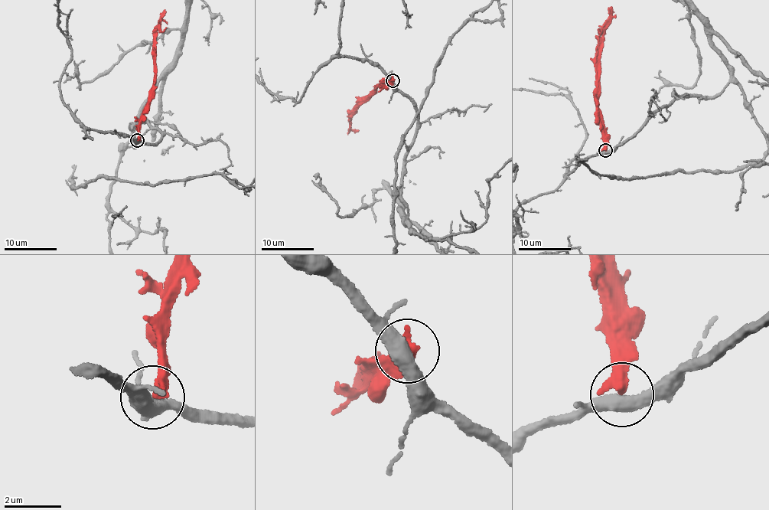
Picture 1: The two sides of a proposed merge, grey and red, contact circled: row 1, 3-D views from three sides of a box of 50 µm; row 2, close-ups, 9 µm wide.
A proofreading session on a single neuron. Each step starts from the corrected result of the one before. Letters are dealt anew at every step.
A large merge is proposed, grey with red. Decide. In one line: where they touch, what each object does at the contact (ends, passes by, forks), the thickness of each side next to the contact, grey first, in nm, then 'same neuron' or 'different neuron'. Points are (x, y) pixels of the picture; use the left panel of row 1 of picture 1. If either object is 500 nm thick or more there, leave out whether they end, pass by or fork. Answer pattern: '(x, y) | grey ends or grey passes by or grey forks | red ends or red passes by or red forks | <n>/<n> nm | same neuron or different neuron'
(137, 140) | grey passes by | red ends | 460/380 nm | different neuron

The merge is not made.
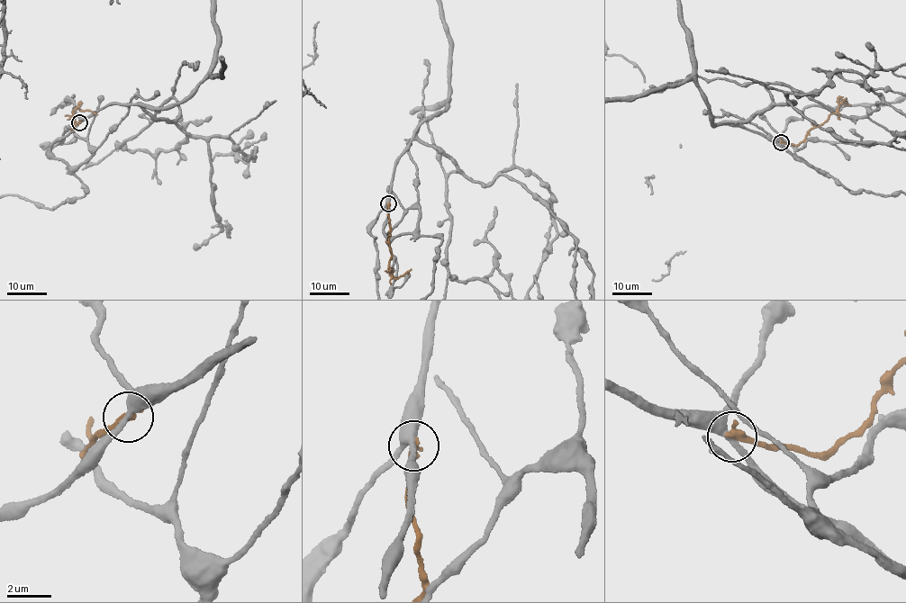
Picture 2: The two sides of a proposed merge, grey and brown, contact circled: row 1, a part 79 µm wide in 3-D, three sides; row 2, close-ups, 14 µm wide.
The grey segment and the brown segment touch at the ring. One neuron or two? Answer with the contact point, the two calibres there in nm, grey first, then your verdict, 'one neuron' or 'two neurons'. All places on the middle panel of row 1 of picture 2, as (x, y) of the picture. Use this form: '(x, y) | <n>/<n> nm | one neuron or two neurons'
(388, 203) | 340/360 nm | two neurons

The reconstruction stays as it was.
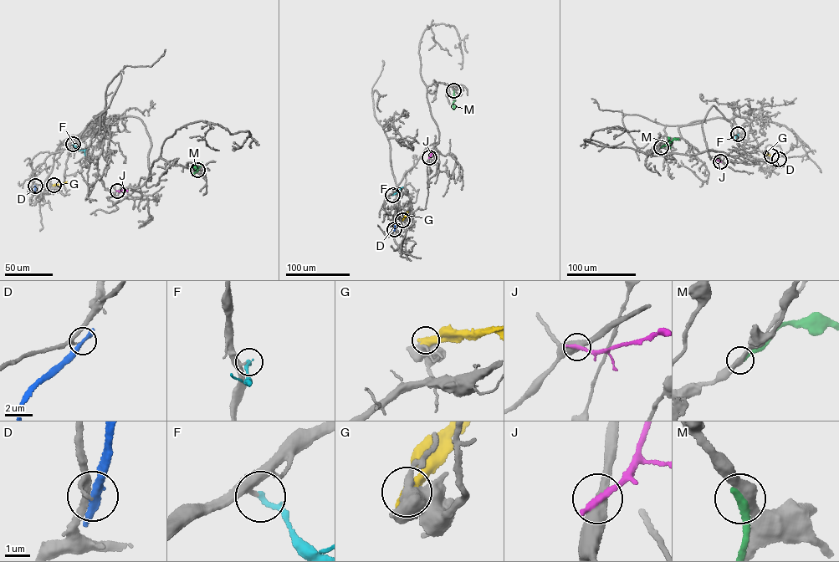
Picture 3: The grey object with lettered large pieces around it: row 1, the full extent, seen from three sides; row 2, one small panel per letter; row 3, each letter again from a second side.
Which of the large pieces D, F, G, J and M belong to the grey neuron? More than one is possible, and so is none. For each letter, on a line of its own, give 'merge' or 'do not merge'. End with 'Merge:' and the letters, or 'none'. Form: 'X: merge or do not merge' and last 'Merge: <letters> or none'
D: do not merge
F: merge
G: do not merge
J: do not merge
M: do not merge
Merge: F

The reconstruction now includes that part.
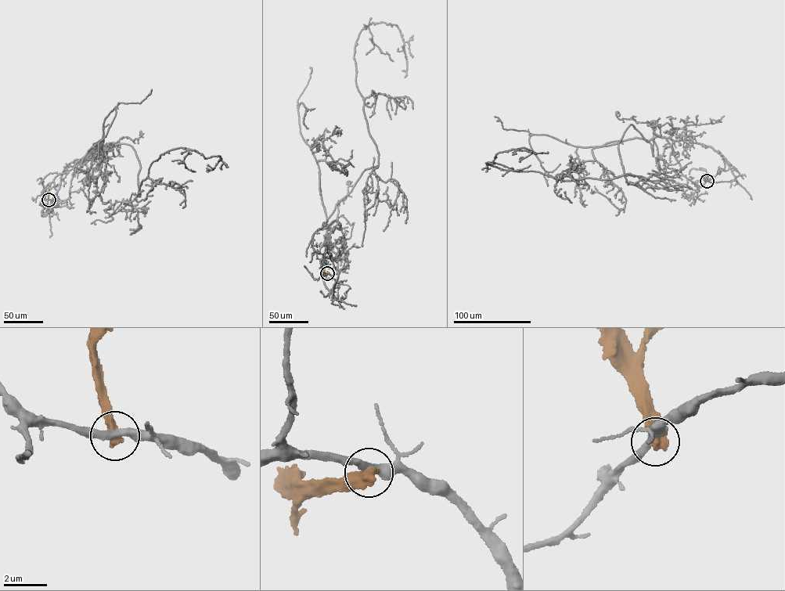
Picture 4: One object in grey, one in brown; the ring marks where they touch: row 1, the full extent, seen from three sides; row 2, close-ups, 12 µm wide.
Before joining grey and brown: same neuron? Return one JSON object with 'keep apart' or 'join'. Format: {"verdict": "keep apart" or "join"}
{"verdict": "keep apart"}

